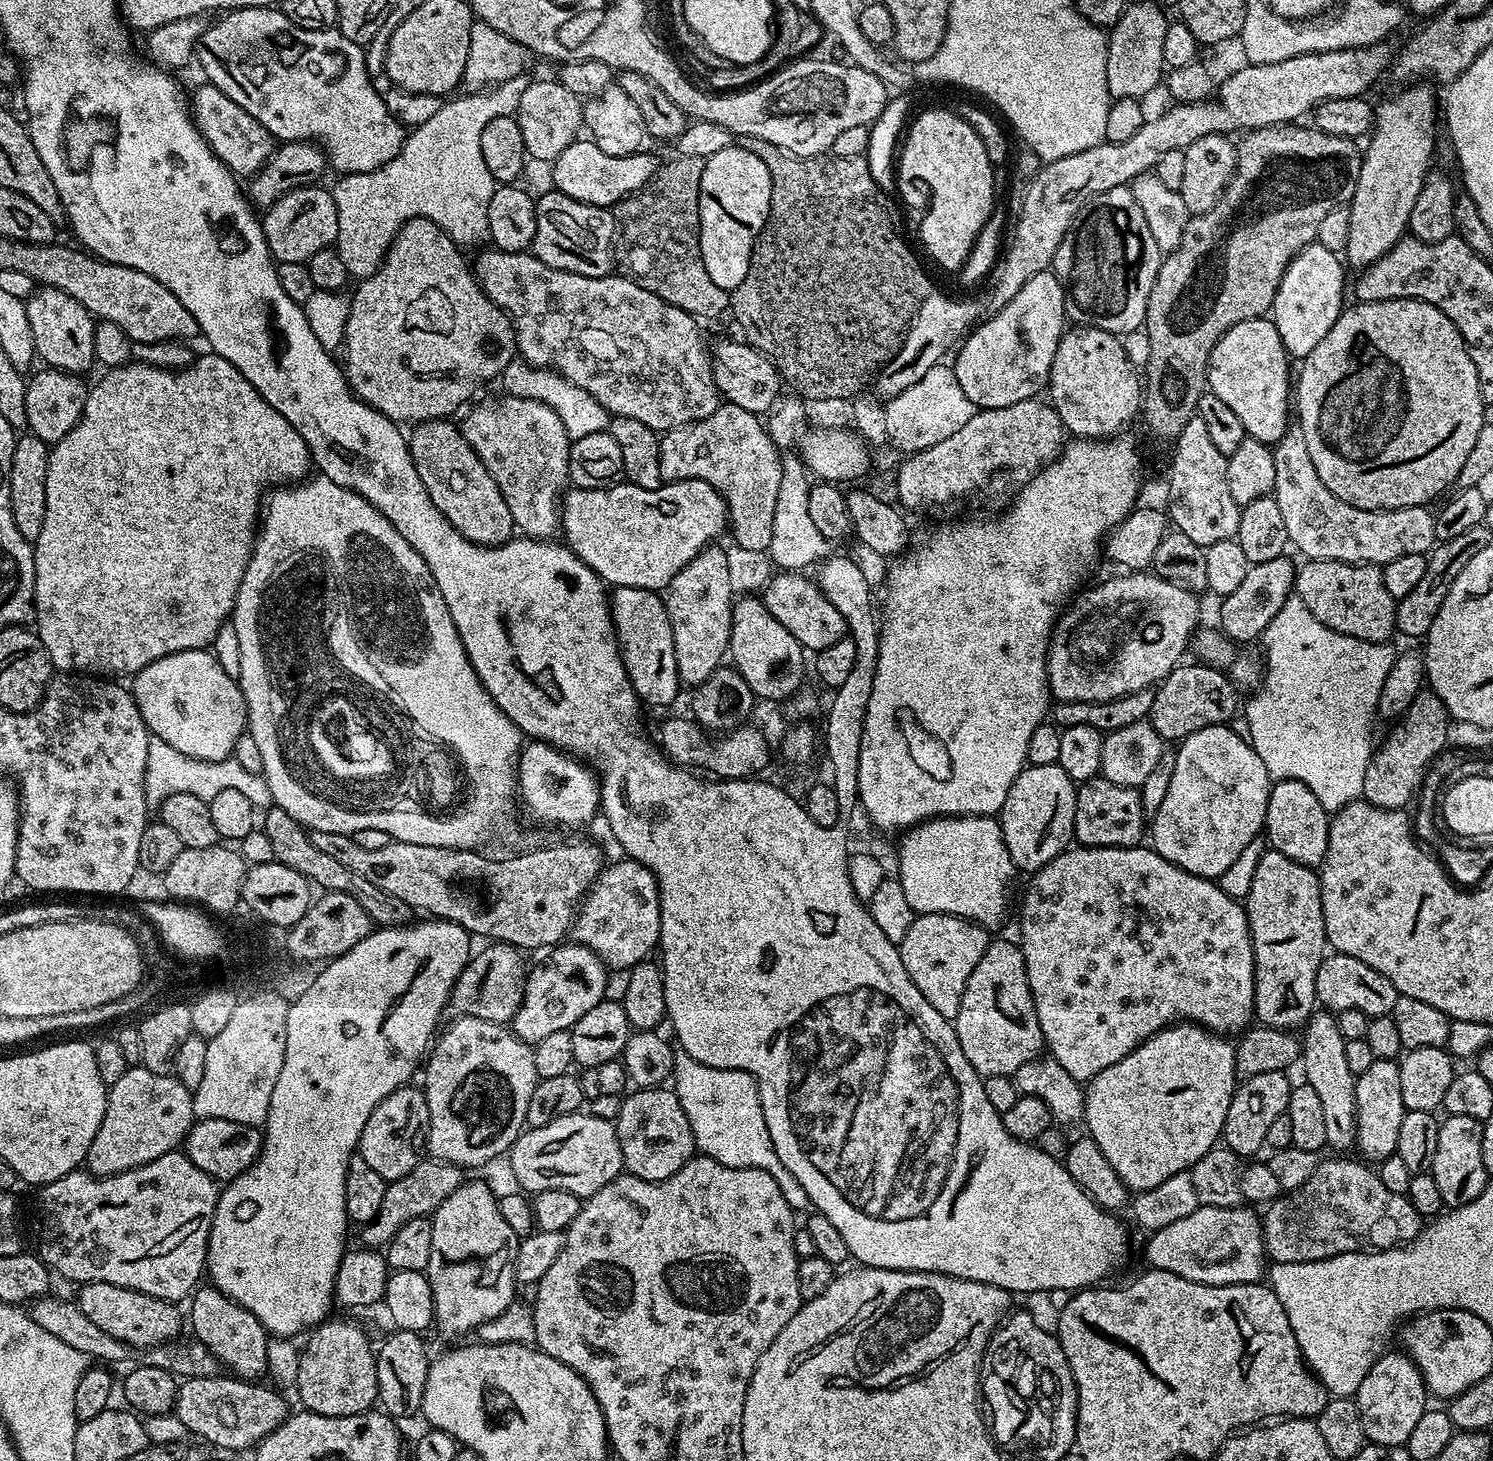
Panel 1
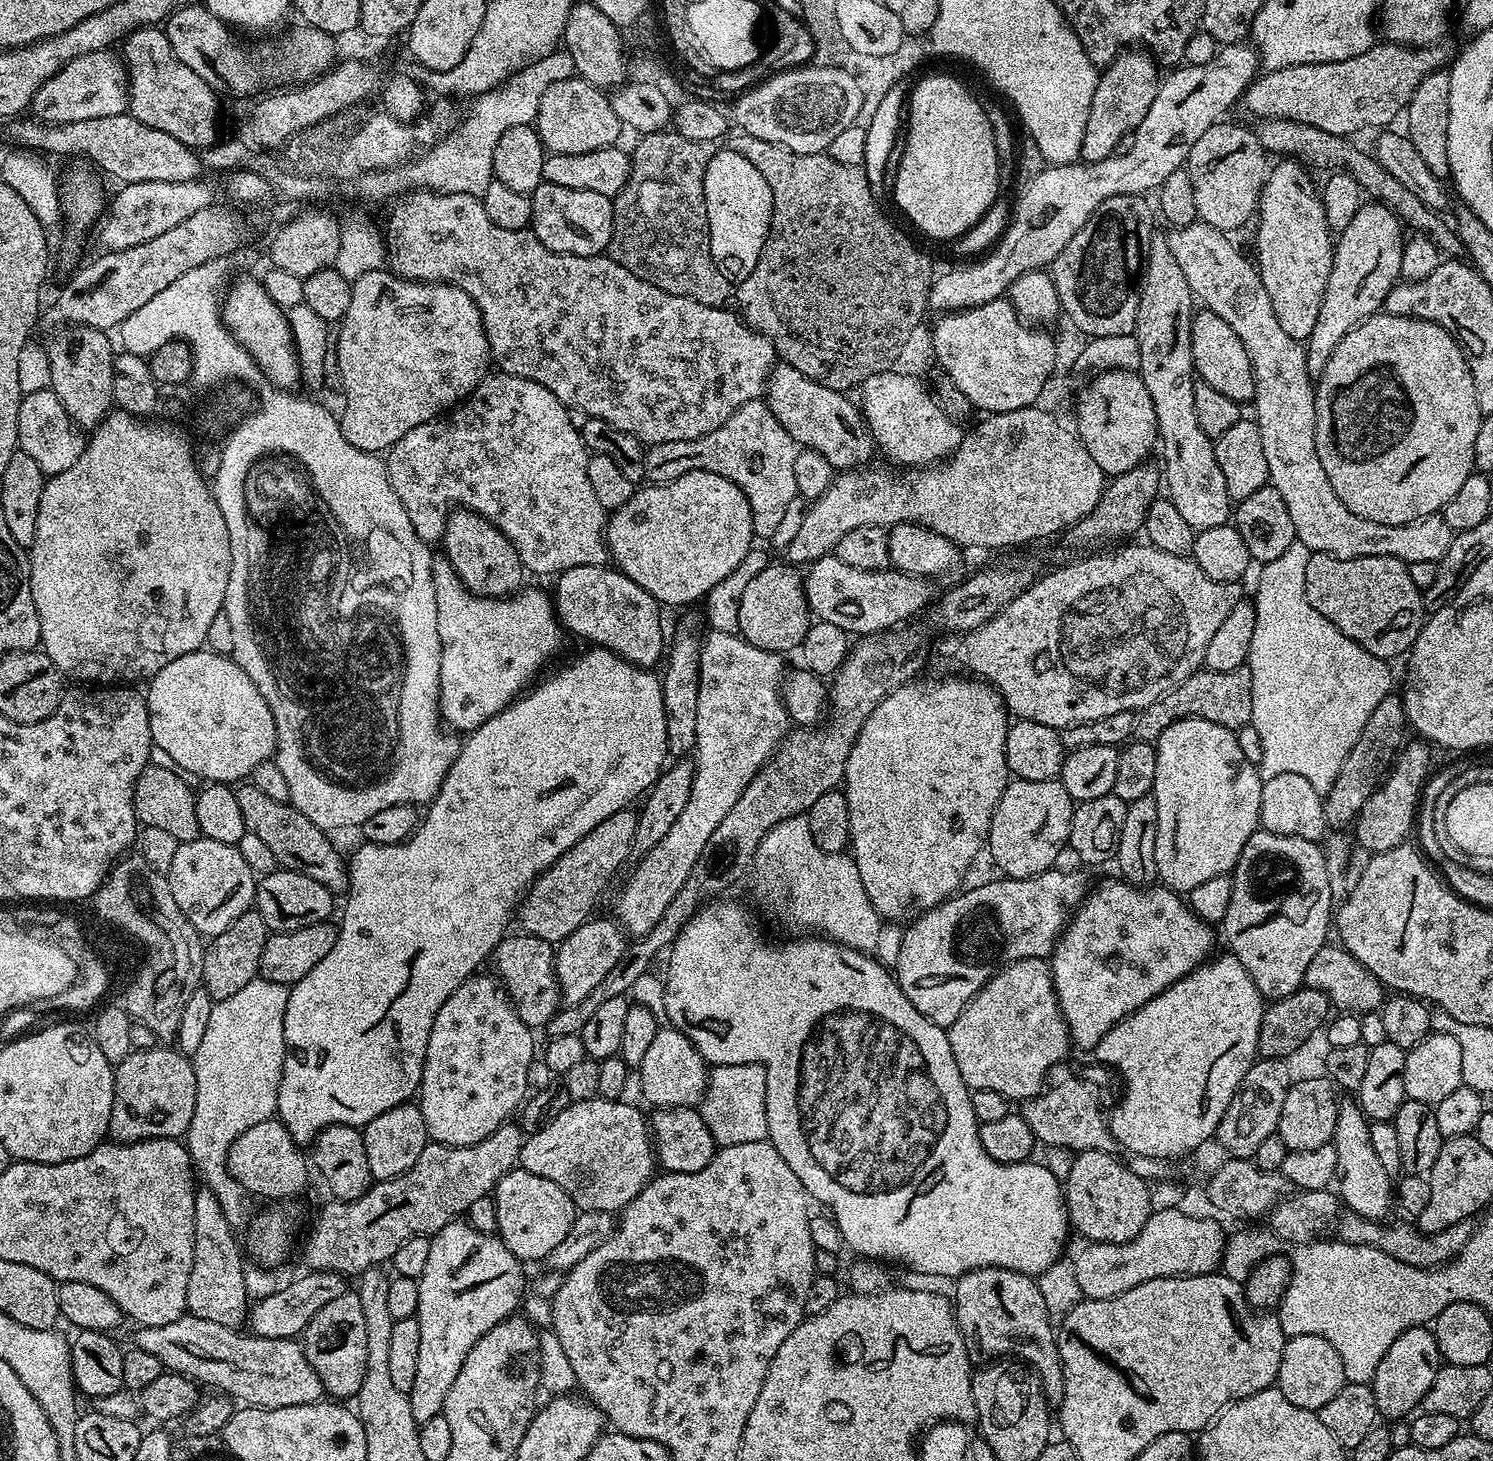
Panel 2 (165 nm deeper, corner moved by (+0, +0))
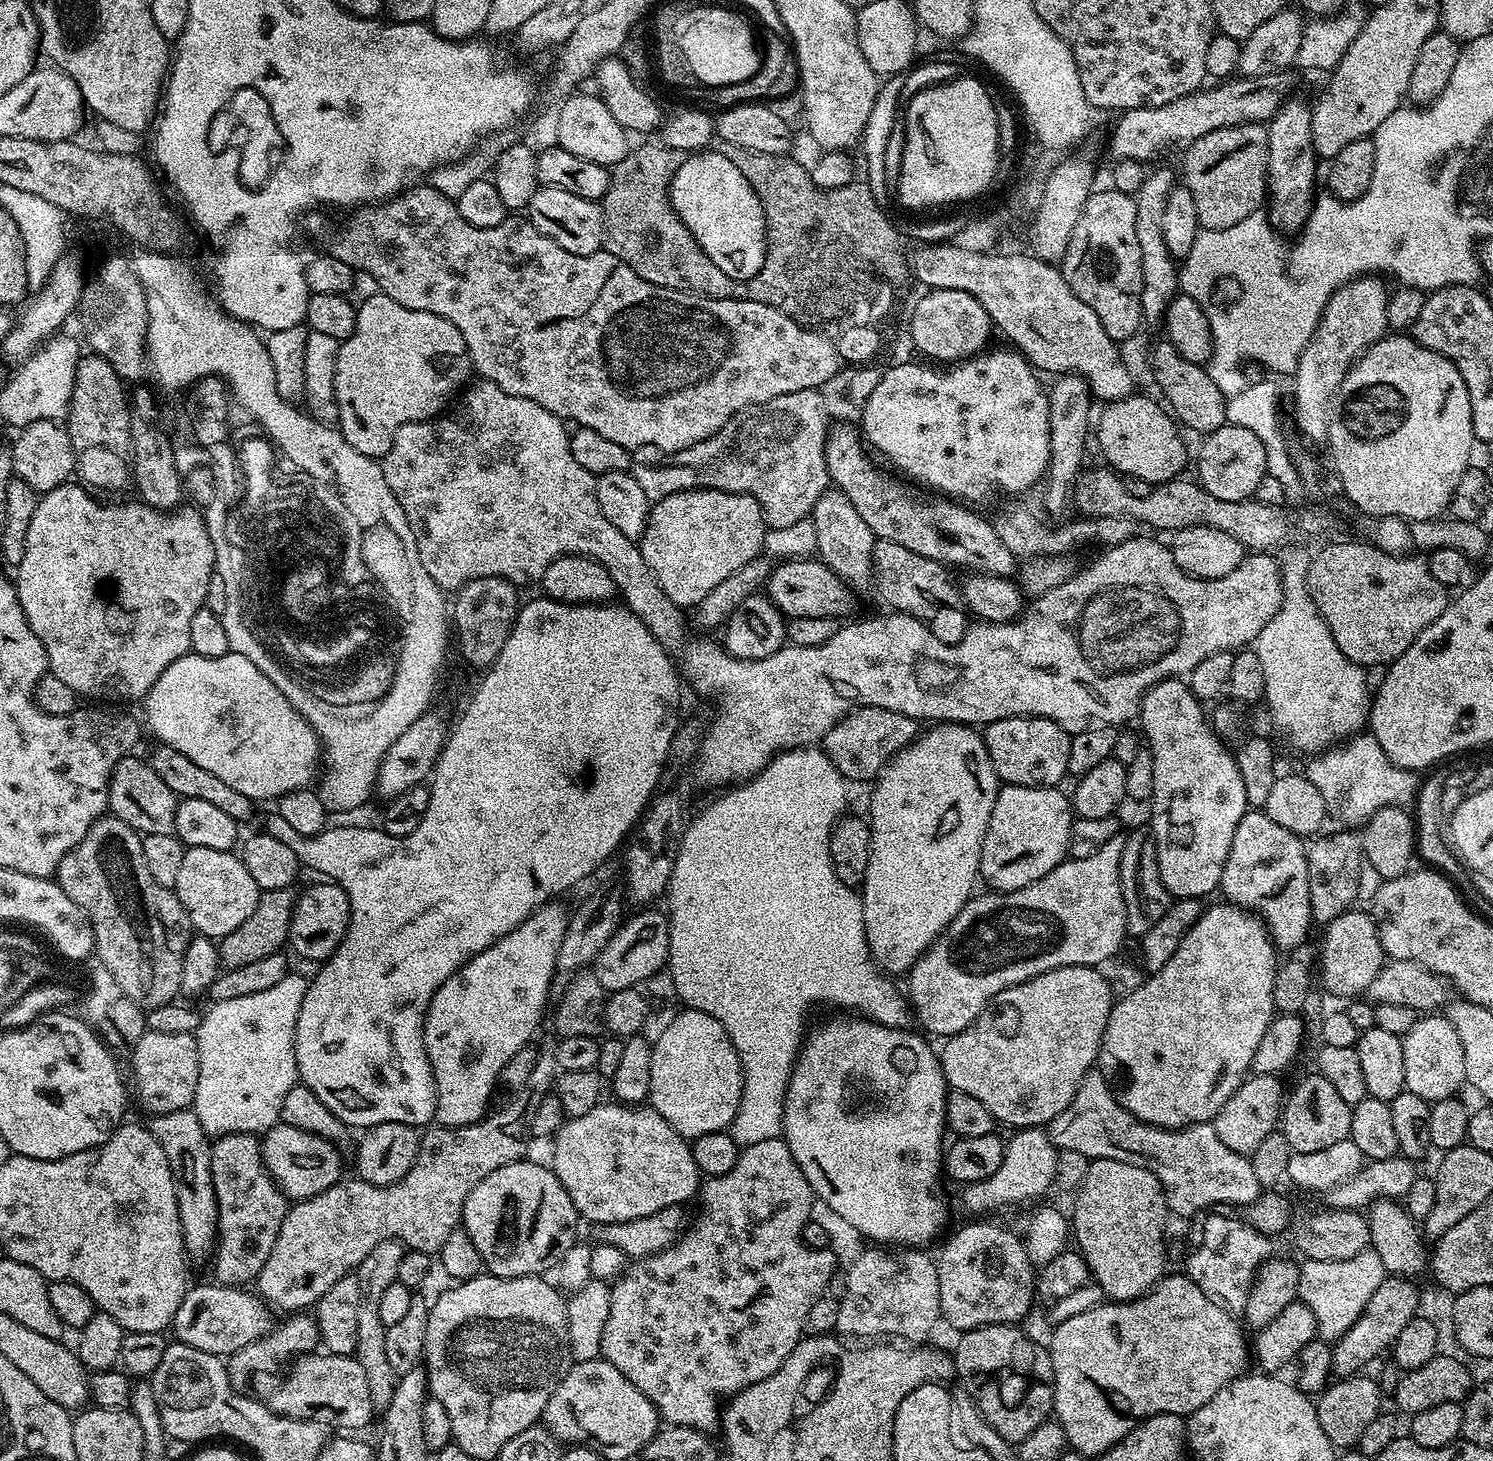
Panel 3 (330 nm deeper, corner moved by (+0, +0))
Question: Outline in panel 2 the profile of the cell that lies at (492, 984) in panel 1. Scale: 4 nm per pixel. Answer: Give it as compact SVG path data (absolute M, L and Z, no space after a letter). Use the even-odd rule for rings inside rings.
M519 934L520 936L505 935L503 940L490 957L491 971L497 980L504 985L512 1008L522 1018L527 1028L543 1029L556 1012L562 1008L560 983L556 980L556 962L553 945L547 944L542 938Z

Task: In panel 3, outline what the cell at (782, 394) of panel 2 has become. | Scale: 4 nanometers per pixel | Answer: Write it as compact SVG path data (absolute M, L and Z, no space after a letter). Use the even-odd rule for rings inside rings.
M840 424L829 431L826 442L828 479L840 489L842 494L846 494L846 498L850 498L850 502L854 502L854 510L858 510L858 515L865 520L866 526L870 526L877 540L889 540L898 546L906 546L906 550L914 550L914 554L922 554L922 558L930 558L934 562L951 566L953 569L968 568L964 570L972 574L985 572L988 576L1011 577L1017 571L1018 558L1006 548L1005 543L995 532L991 519L983 520L976 513L979 511L947 498L932 498L936 500L924 500L920 504L911 483L895 475L887 476L882 469L876 468L875 462L871 460L873 457L866 451L861 433L853 425L852 428L848 424Z

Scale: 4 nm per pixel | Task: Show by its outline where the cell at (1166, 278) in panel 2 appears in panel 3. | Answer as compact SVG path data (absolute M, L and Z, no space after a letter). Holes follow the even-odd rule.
M1156 168L1145 175L1139 192L1134 199L1138 210L1138 250L1142 250L1142 282L1144 289L1140 295L1140 315L1145 321L1163 321L1164 311L1178 294L1178 264L1166 250L1166 241L1162 238L1162 218L1166 211L1166 198L1174 186L1172 172L1168 168Z

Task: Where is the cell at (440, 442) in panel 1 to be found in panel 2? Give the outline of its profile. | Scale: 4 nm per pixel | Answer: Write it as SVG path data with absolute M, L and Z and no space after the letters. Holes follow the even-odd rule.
M462 507L449 512L448 521L444 524L443 544L443 555L448 557L460 579L476 595L485 598L508 598L521 591L525 583L523 580L524 576L526 577L526 569L520 563L518 550L514 550L506 534L502 534L477 512L469 512L467 508Z

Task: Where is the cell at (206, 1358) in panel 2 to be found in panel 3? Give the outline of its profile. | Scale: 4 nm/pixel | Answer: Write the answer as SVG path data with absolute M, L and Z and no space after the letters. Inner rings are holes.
M309 1354L292 1361L280 1385L272 1392L266 1403L279 1416L289 1416L295 1420L313 1420L335 1430L356 1430L364 1428L372 1420L374 1405L370 1402L370 1386L366 1382L366 1370L356 1361L355 1355L333 1356L331 1354Z

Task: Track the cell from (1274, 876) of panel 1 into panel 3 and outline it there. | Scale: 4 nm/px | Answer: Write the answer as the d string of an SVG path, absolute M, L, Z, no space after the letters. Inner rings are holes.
M1249 810L1234 830L1230 854L1222 866L1219 891L1224 892L1223 899L1255 912L1280 950L1298 947L1314 928L1307 860L1308 849L1300 836L1274 822L1264 810Z

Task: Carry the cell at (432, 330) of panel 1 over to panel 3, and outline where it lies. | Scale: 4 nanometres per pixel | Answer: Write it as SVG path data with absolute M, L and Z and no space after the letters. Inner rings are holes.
M383 294L359 301L354 334L339 341L339 345L334 362L338 427L346 442L350 442L358 454L373 458L383 458L388 453L394 442L394 434L398 434L403 424L431 420L445 411L453 397L469 383L474 372L472 359L466 350L466 338L462 338L454 322L438 314L406 310L406 306L398 306L394 298Z

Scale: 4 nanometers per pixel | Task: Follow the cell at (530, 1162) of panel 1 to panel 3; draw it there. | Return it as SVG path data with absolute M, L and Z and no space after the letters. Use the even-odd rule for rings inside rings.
M601 1102L596 1105L594 1110L590 1110L590 1114L582 1114L565 1119L563 1126L555 1134L552 1148L552 1161L550 1167L555 1172L558 1182L562 1182L562 1186L566 1190L566 1194L570 1194L570 1202L574 1202L577 1213L581 1217L584 1216L588 1220L593 1220L593 1225L613 1224L614 1222L630 1222L634 1218L646 1218L650 1214L658 1214L658 1210L666 1210L666 1206L674 1206L675 1204L687 1205L687 1200L697 1195L700 1191L702 1183L702 1173L700 1167L694 1162L694 1154L692 1146L684 1137L679 1136L674 1130L674 1126L670 1126L670 1122L666 1122L666 1118L662 1118L662 1114L658 1114L650 1106L633 1106L631 1104L621 1104L619 1102Z

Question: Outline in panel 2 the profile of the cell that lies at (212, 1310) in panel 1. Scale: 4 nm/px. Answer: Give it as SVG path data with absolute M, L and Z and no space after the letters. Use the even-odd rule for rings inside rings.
M207 1186L197 1187L194 1198L194 1266L190 1270L190 1283L186 1286L186 1309L198 1318L239 1329L240 1323L249 1319L250 1301L244 1277L246 1261L240 1257L236 1236L230 1222L226 1222L226 1214L222 1214L218 1198L214 1198Z

